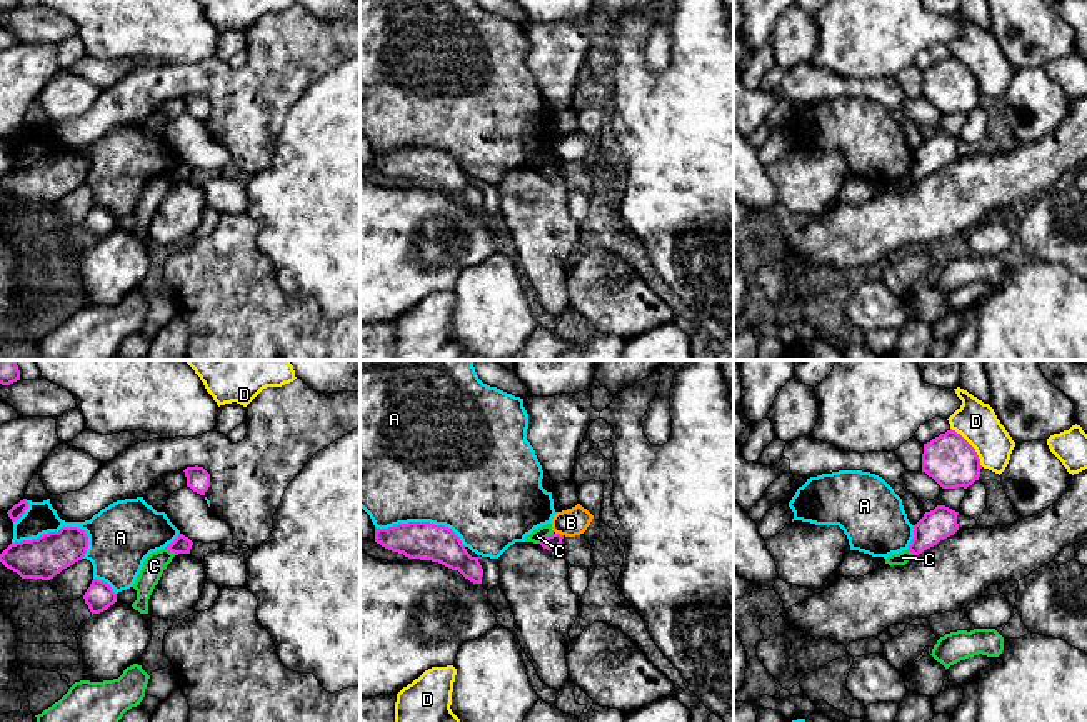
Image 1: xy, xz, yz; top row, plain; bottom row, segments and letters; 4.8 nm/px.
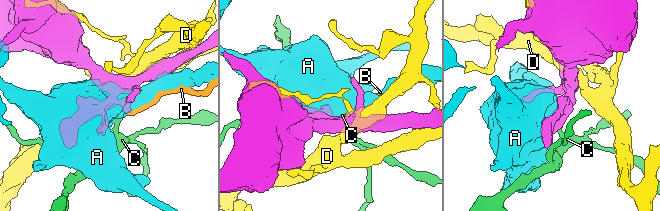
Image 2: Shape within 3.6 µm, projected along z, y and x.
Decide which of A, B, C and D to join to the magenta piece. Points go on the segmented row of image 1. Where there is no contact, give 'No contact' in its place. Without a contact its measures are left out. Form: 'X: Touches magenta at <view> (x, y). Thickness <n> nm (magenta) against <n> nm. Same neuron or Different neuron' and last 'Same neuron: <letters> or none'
A: Touches magenta at xy (50, 532). Thickness 200 nm (magenta) against 160 nm. Different neuron
B: Touches magenta at xz (559, 534). Thickness 70 nm (magenta) against 140 nm. Different neuron
C: Touches magenta at xz (547, 537). Thickness 70 nm (magenta) against 70 nm. Different neuron
D: Touches magenta at yz (971, 446). Thickness 240 nm (magenta) against 190 nm. Different neuron
Same neuron: none

